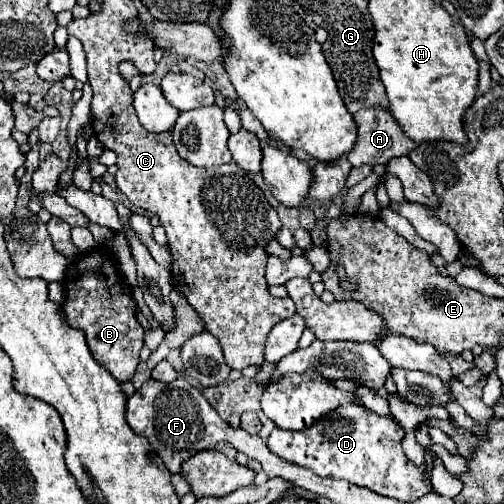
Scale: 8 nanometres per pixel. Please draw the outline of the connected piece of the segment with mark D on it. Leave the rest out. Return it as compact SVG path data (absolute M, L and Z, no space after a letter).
M348 402L324 414L314 426L290 432L282 428L274 428L268 438L268 448L302 468L310 468L318 476L342 478L350 484L370 488L372 492L388 498L396 498L400 502L414 502L432 492L430 480L424 476L424 464L414 466L402 450L402 438L406 430L392 416L380 416L358 402Z

